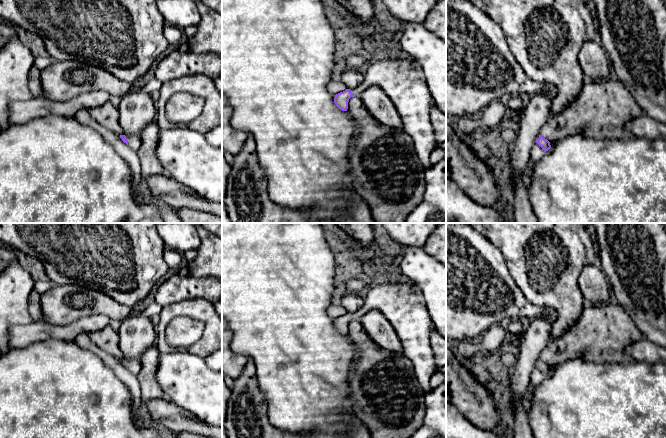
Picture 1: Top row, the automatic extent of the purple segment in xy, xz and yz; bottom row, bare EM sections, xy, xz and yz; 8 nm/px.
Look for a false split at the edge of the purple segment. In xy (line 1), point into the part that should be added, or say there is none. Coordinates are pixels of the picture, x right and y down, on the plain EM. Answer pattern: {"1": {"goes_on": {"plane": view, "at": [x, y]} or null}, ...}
{"1": {"goes_on": {"plane": "xy", "at": [134, 366]}}}

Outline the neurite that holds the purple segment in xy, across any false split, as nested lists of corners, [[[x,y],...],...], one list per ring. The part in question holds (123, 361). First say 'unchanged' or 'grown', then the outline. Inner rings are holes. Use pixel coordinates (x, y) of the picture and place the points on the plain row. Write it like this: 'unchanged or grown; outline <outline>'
grown; outline [[[133,358],[130,360],[120,359],[120,362],[124,367],[130,370],[133,374],[137,375],[141,370],[141,364],[138,358]]]

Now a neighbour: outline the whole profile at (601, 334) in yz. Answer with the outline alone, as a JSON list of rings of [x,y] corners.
[[[615,301],[607,304],[593,305],[589,308],[584,308],[578,320],[560,337],[553,338],[550,334],[550,339],[546,347],[541,351],[539,359],[543,360],[550,366],[551,372],[561,363],[572,359],[583,359],[585,361],[602,363],[602,364],[624,364],[631,361],[627,356],[625,349],[634,342],[643,339],[642,333],[636,328],[628,314]]]

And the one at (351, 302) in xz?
[[[347,293],[341,300],[341,305],[346,309],[347,313],[356,312],[364,303],[357,293]]]

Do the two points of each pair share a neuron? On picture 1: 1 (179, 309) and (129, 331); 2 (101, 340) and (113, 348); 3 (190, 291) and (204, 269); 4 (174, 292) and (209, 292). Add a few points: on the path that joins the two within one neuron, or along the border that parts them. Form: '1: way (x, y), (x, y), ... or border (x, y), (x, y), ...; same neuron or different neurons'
1: border (156, 328), (154, 344); different neurons
2: way (104, 342), (110, 345); same neuron
3: border (188, 275), (211, 277); different neurons
4: way (183, 289), (200, 289); same neuron

